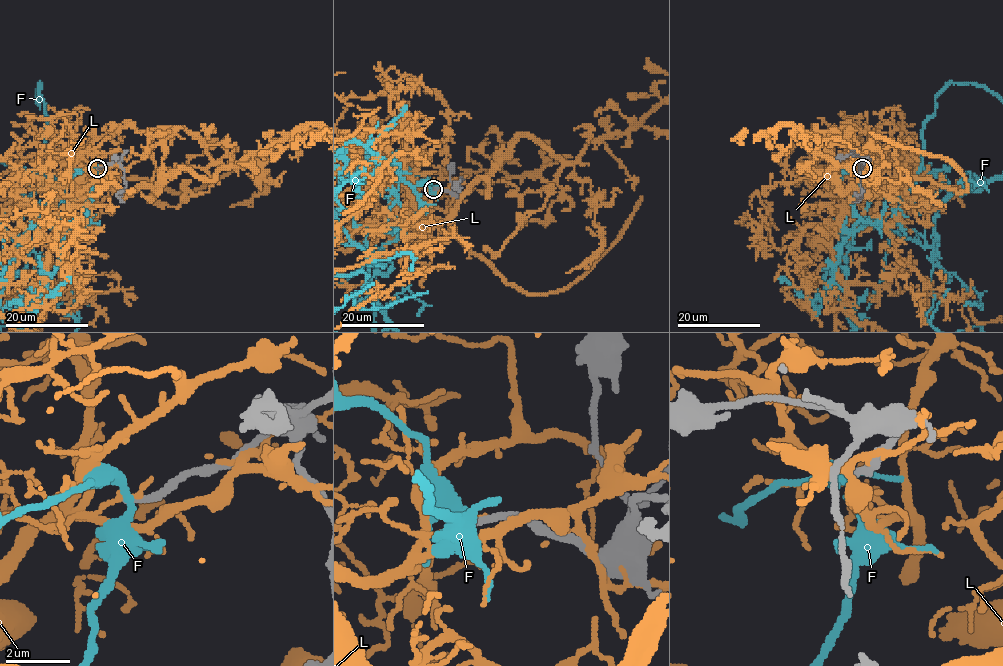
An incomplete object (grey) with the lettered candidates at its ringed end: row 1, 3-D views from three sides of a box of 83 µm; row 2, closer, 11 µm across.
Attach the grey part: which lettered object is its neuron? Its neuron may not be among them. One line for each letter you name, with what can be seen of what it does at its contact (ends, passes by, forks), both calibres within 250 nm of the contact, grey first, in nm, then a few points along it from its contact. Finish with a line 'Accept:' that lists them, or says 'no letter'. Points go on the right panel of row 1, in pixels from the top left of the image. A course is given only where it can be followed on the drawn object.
Accept: no letter

